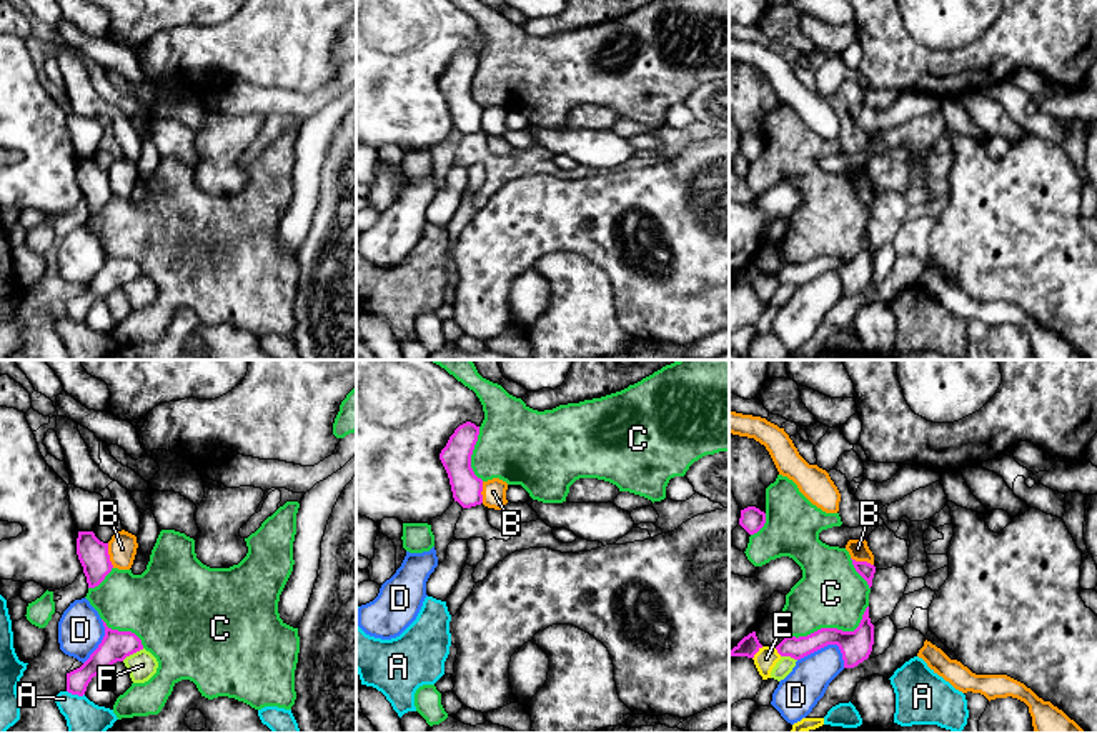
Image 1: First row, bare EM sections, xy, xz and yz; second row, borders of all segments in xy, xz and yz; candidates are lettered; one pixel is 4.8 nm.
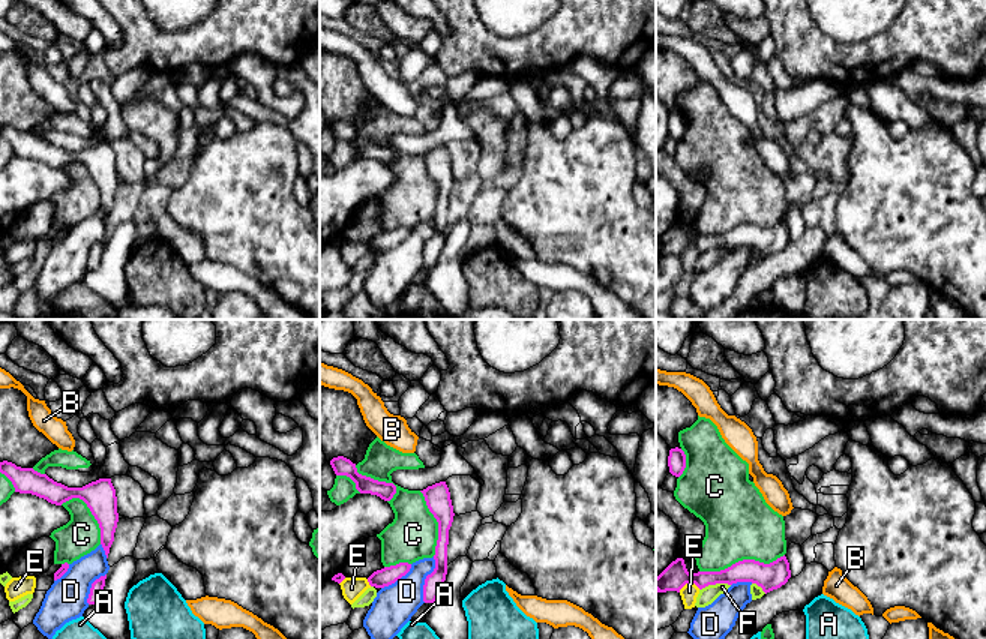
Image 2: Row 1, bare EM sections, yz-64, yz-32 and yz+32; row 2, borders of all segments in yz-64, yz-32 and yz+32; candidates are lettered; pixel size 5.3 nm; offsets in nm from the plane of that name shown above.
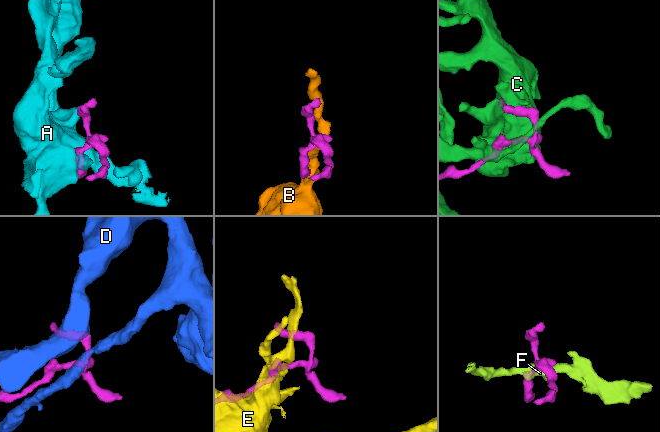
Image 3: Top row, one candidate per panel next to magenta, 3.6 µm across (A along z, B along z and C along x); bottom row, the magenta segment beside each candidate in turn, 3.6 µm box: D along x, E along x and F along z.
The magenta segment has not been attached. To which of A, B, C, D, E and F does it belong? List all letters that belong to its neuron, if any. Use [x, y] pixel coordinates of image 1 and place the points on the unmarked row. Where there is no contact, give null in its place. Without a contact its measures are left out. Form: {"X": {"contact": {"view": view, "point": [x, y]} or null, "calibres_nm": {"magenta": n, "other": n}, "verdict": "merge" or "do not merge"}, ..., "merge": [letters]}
{"A": {"contact": {"view": "xy", "point": [75, 320]}, "calibres_nm": {"magenta": 120, "other": 190}, "verdict": "do not merge"}, "B": {"contact": {"view": "xy", "point": [109, 182]}, "calibres_nm": {"magenta": 140, "other": 140}, "verdict": "do not merge"}, "C": {"contact": {"view": "yz", "point": [831, 255]}, "calibres_nm": {"magenta": 150, "other": 320}, "verdict": "do not merge"}, "D": {"contact": {"view": "yz", "point": [828, 270]}, "calibres_nm": {"magenta": 150, "other": 190}, "verdict": "do not merge"}, "E": {"contact": {"view": "yz", "point": [756, 279]}, "calibres_nm": {"magenta": 100, "other": 110}, "verdict": "do not merge"}, "F": {"contact": {"view": "xy", "point": [132, 280]}, "calibres_nm": {"magenta": 140, "other": 140}, "verdict": "do not merge"}, "merge": []}

